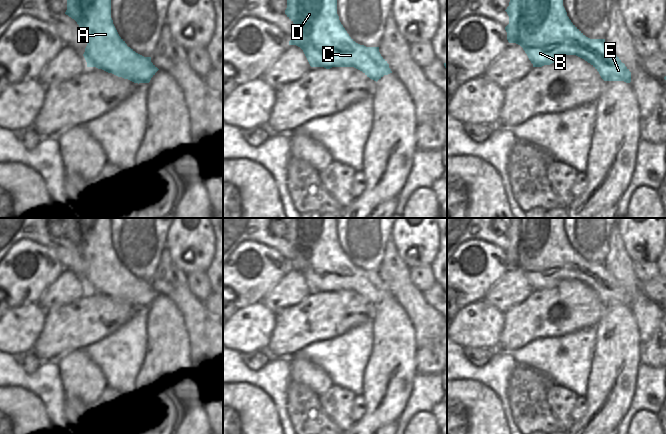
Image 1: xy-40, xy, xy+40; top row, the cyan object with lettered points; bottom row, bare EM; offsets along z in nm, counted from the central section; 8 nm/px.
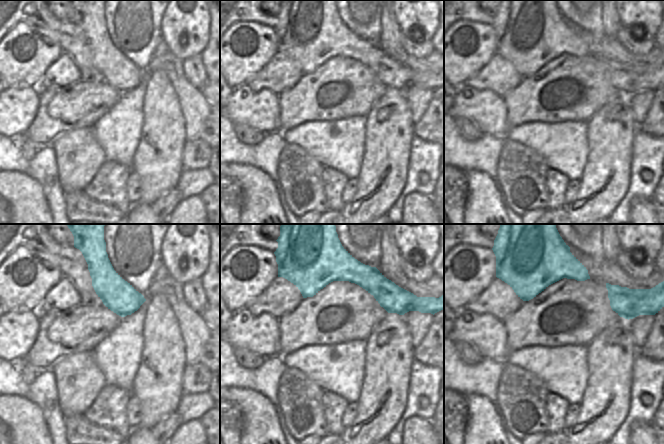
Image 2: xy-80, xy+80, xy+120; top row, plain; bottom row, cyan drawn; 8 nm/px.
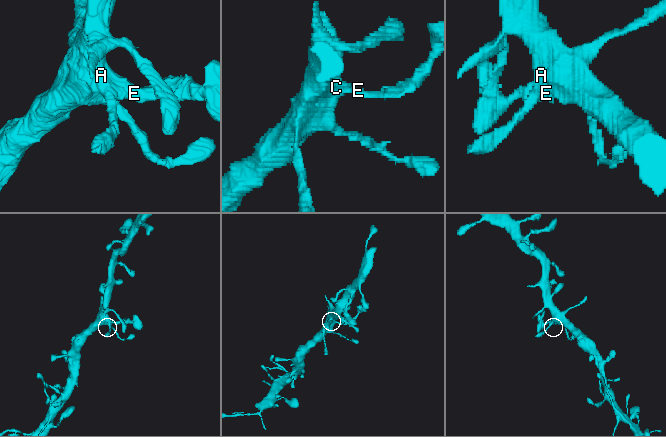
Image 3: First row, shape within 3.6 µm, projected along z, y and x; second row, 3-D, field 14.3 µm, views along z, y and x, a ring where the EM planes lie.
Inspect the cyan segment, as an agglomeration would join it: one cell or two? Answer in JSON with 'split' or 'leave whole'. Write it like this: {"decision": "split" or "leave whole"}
{"decision": "leave whole"}

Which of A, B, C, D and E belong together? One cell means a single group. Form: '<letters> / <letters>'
A B C D E

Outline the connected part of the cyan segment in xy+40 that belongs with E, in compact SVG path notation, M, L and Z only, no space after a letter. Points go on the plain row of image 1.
M511 218L505 235L509 240L509 248L505 251L507 264L523 272L533 291L550 289L566 279L576 279L590 287L604 305L631 306L631 296L605 268L605 263L590 263L571 246L563 230L563 218Z

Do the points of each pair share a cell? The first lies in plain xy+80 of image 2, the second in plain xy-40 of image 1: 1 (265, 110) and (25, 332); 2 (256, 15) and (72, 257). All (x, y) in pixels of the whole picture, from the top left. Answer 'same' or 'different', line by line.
1: same
2: same

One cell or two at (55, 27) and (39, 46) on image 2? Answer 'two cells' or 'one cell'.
two cells

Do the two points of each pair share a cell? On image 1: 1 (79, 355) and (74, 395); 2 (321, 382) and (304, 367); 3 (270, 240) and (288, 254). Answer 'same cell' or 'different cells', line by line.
1: same cell
2: same cell
3: same cell

